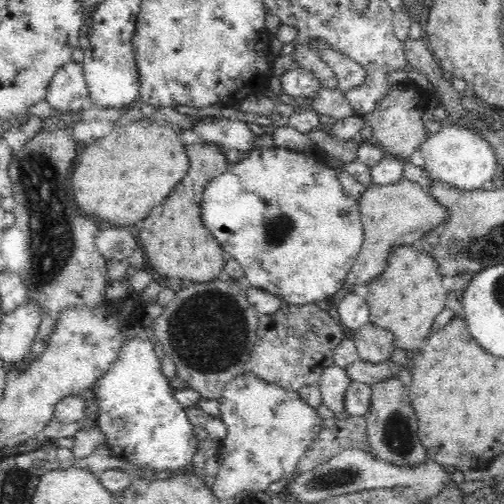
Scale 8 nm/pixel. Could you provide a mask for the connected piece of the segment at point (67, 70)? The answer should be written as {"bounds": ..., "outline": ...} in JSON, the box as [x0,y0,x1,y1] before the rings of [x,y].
{"bounds":[45,60,93,113],"outline":[[[72,60],[61,66],[53,76],[45,100],[52,109],[62,113],[81,113],[93,108],[83,64]]]}

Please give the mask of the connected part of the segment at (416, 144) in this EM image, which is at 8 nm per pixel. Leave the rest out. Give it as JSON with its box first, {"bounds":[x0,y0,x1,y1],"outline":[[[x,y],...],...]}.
{"bounds":[364,81,430,161],"outline":[[[410,81],[393,84],[389,94],[374,108],[374,111],[364,116],[367,125],[372,127],[372,140],[380,144],[387,155],[407,161],[430,136],[422,119],[429,95]]]}

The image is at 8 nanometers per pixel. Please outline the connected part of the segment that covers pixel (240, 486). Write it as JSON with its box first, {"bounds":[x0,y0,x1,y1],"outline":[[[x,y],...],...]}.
{"bounds":[210,371,324,499],"outline":[[[249,371],[224,387],[219,403],[227,434],[219,443],[220,466],[210,486],[219,499],[234,498],[245,490],[268,491],[272,482],[290,477],[316,434],[324,428],[316,407],[306,404],[297,390],[260,380]]]}

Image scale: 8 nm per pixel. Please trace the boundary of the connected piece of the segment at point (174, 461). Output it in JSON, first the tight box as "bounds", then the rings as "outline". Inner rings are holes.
{"bounds":[92,338,199,473],"outline":[[[134,338],[124,343],[119,359],[116,359],[108,372],[98,378],[92,389],[95,392],[94,402],[98,406],[97,424],[104,433],[104,443],[112,456],[130,462],[142,470],[156,472],[170,470],[177,473],[191,464],[199,440],[194,435],[194,427],[188,419],[186,408],[172,395],[170,382],[162,373],[161,360],[158,359],[149,338]]]}

